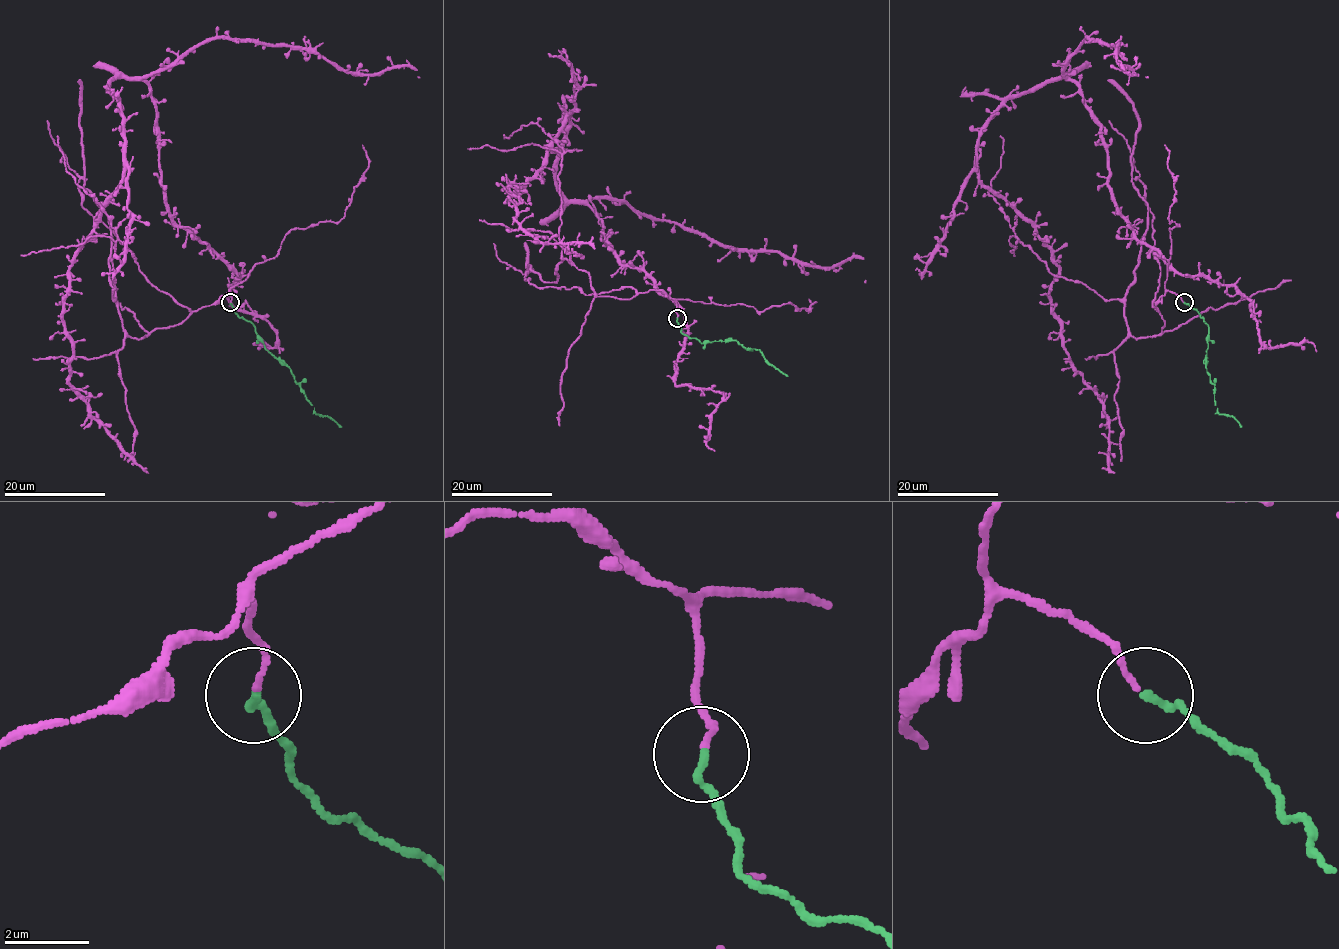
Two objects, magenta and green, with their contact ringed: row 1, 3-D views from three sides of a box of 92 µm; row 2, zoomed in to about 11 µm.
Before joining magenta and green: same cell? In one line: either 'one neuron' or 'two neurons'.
one neuron

